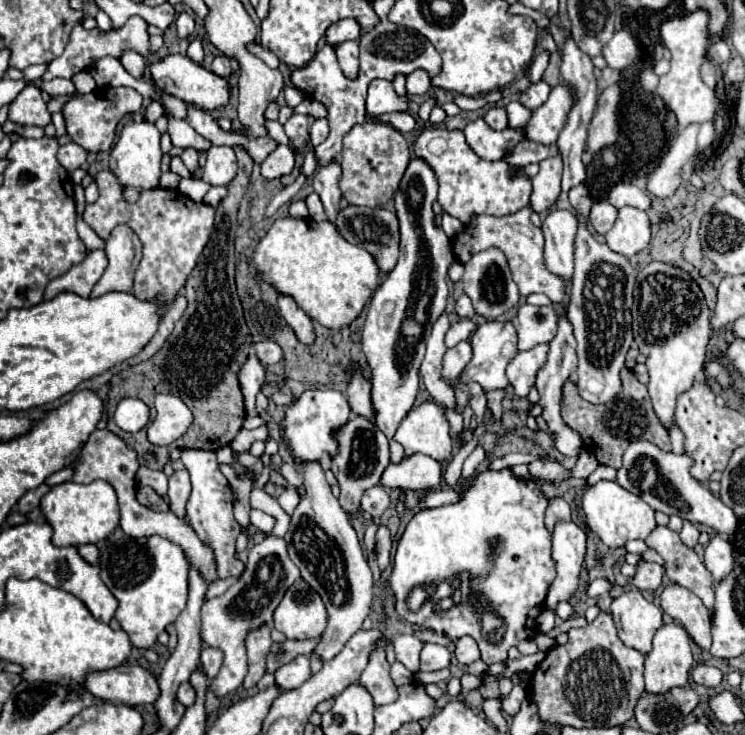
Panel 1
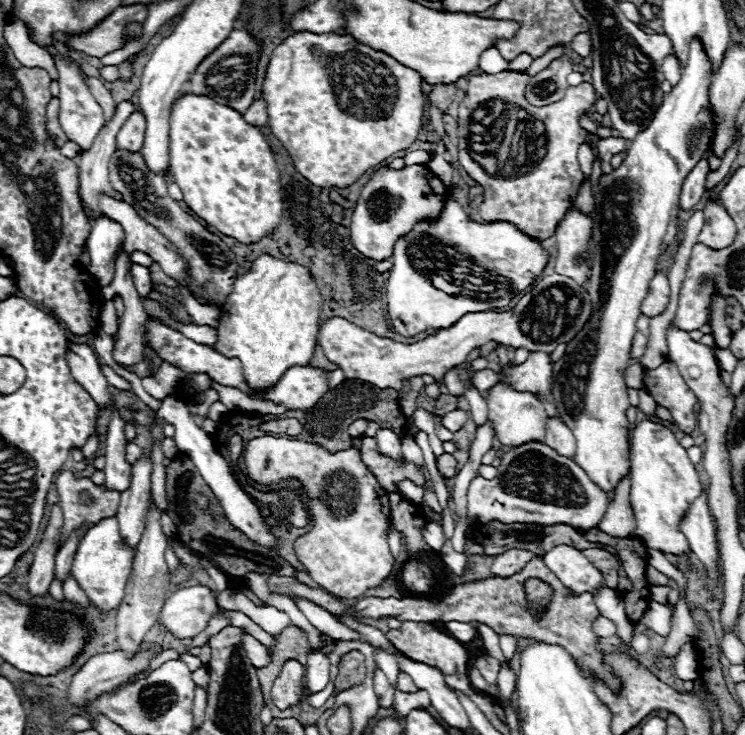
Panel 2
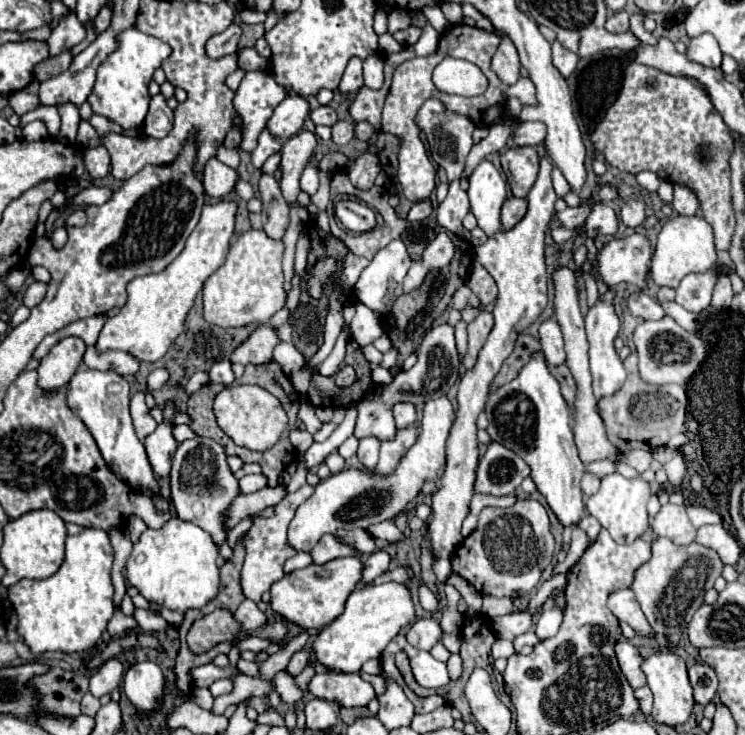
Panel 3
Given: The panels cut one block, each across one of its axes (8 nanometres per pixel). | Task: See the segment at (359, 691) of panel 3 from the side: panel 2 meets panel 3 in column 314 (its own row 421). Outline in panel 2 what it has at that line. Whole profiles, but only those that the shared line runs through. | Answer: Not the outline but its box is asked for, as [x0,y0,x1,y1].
[644,360,696,434]

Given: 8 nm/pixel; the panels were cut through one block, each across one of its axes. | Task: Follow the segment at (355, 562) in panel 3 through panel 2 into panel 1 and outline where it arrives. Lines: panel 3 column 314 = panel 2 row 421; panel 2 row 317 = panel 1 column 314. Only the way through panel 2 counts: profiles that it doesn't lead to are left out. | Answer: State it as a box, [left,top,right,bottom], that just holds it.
[274,582,326,640]

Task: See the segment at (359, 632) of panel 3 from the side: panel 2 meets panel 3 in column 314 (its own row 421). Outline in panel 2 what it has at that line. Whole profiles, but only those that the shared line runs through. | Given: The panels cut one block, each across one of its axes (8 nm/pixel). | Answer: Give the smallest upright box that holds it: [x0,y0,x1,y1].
[630,420,702,556]

